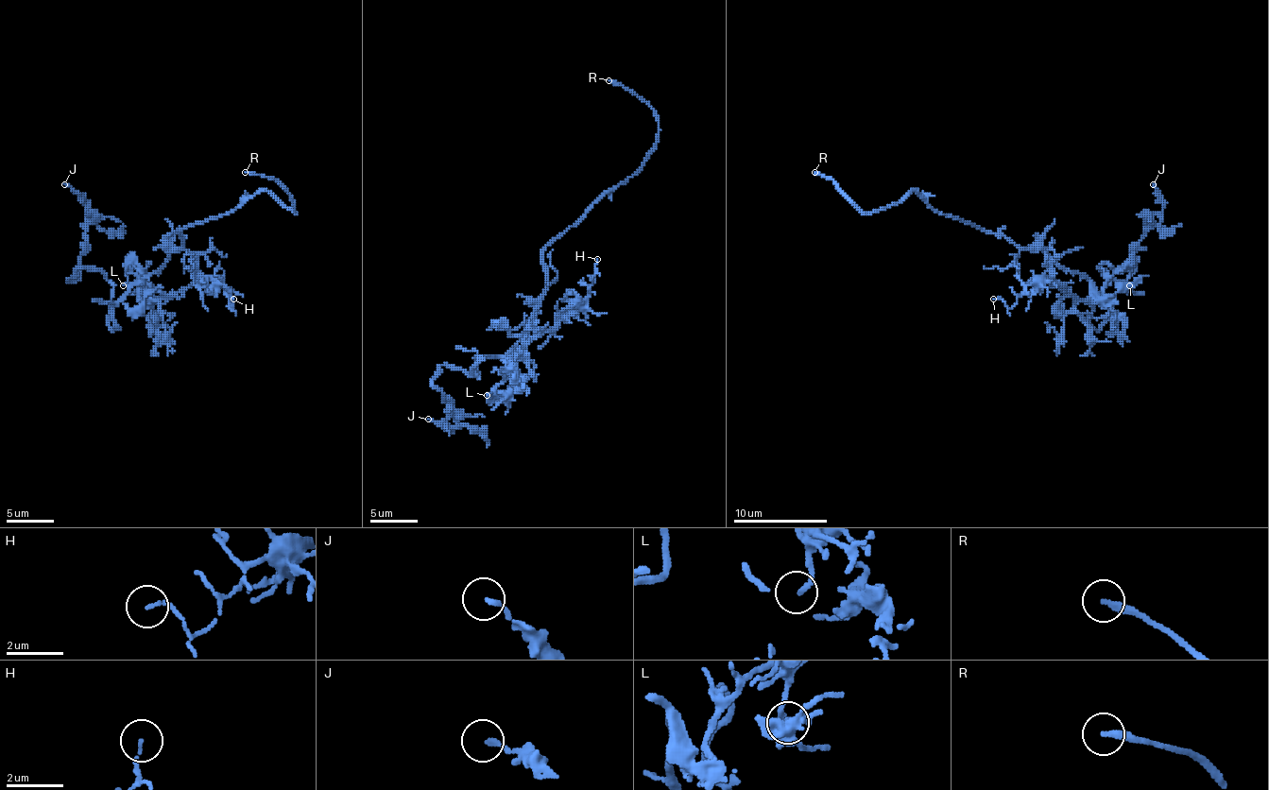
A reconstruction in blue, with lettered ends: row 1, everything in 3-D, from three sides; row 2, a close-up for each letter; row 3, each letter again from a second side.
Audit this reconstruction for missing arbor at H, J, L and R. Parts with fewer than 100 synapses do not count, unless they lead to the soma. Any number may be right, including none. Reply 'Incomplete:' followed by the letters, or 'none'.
Incomplete: R

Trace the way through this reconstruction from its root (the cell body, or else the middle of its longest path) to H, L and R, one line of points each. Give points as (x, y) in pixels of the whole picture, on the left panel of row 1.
H: (161, 266), (144, 281), (144, 289), (153, 299), (177, 294), (198, 281), (222, 283), (229, 308), (233, 299)
L: (161, 266), (144, 281), (146, 297), (139, 292), (139, 273), (134, 268), (128, 271), (128, 281), (123, 285)
R: (161, 266), (181, 248), (184, 229), (229, 214), (262, 191), (295, 212), (295, 200), (271, 177), (245, 172)

